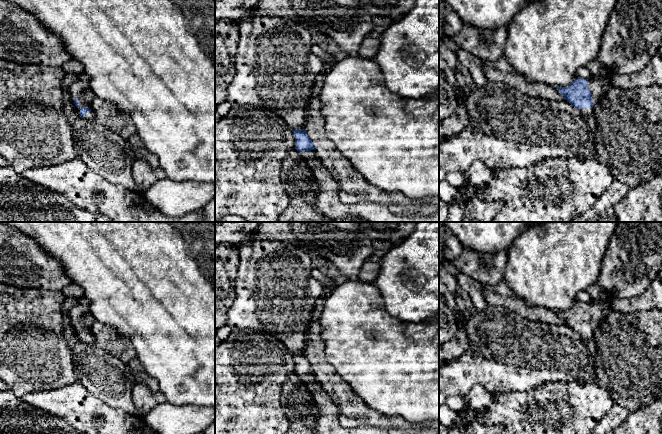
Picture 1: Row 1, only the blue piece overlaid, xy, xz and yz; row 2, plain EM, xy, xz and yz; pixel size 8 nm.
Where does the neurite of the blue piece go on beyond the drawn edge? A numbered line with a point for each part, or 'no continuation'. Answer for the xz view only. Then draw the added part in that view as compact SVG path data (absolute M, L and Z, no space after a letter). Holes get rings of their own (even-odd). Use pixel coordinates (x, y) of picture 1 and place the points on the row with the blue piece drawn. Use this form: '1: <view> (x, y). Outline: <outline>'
1: xz (327, 202). Outline: M315 148L301 151L300 155L311 162L316 170L315 178L319 187L316 199L318 211L331 219L363 219L365 222L439 222L439 210L431 215L394 214L388 206L371 201L344 204L339 200L339 186L321 163L320 151Z

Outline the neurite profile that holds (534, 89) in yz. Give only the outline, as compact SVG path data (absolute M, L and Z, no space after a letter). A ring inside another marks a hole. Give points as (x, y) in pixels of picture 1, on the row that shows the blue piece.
M485 64L483 70L488 81L501 81L511 87L519 89L528 96L547 99L549 101L564 100L564 97L555 87L548 86L544 83L528 81L524 76L515 71L503 72L496 68L490 68Z

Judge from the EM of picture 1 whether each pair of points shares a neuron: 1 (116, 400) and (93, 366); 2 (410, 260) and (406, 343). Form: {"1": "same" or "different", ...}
{"1": "same", "2": "different"}

